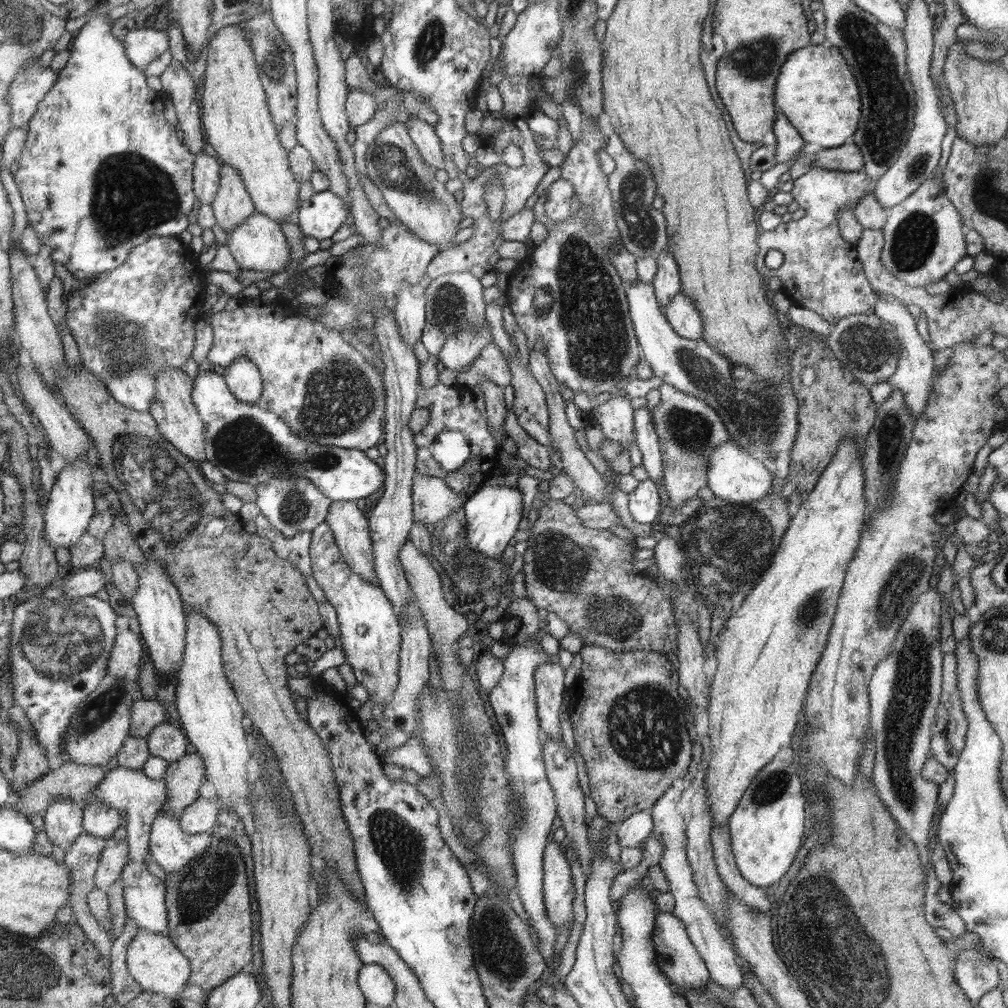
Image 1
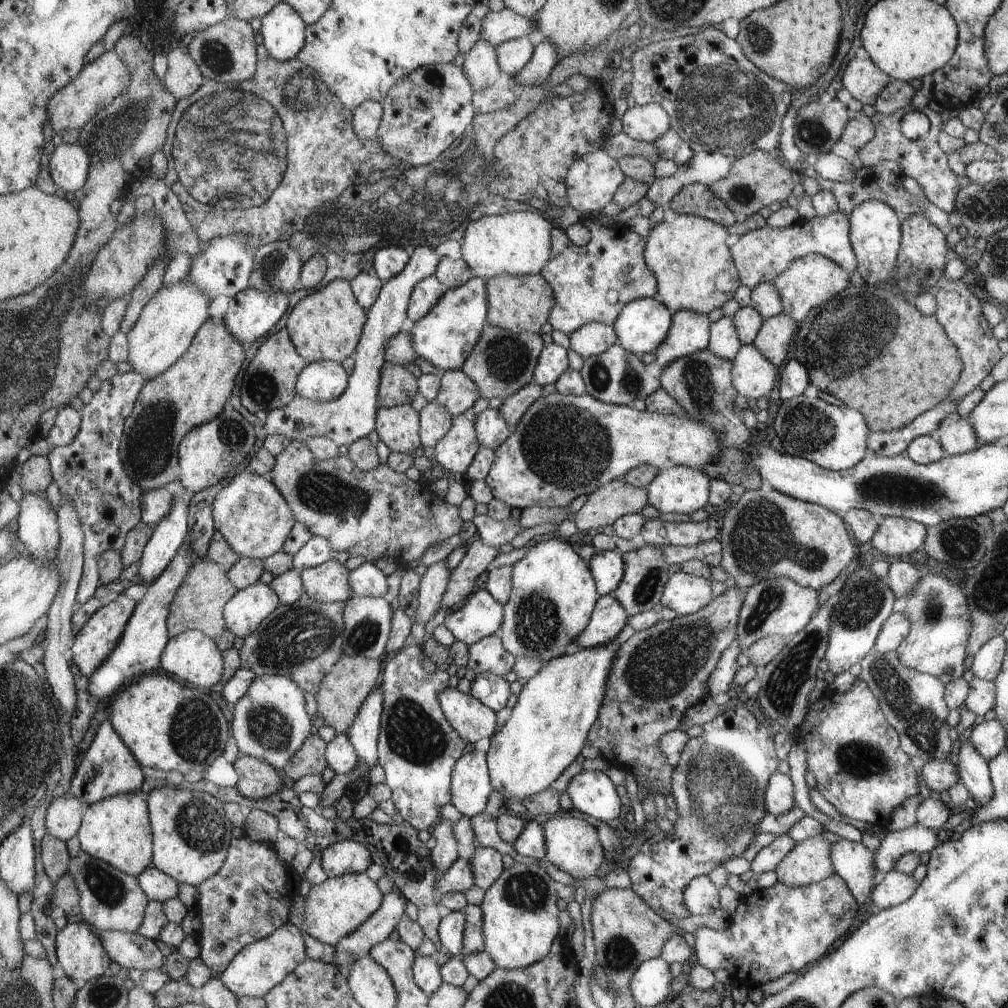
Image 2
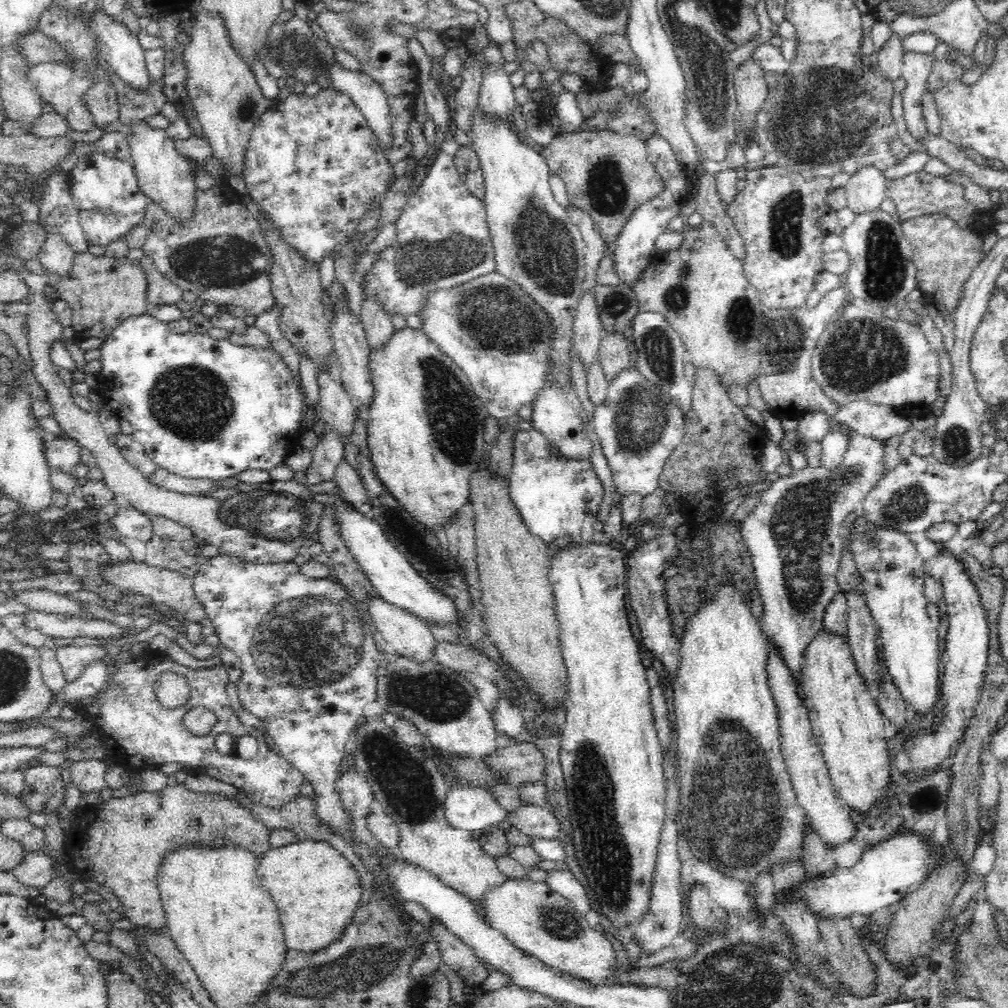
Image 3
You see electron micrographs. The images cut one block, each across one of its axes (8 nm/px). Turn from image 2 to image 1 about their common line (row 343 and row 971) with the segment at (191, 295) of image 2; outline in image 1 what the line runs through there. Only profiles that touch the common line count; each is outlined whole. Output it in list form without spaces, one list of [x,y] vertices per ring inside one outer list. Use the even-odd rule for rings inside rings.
[[[139,929],[138,934],[134,934],[134,940],[128,944],[125,959],[128,972],[143,991],[154,992],[175,1001],[180,998],[192,971],[189,957],[182,953],[173,940],[166,938],[164,934],[154,934],[150,930]]]

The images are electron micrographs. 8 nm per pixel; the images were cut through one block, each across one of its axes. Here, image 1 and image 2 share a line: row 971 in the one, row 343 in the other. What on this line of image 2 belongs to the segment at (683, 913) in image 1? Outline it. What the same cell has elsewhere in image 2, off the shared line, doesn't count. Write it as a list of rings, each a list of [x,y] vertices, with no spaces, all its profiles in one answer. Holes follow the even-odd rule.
[[[724,316],[710,327],[710,348],[708,350],[716,356],[732,360],[742,345],[742,340],[738,338],[736,324],[731,317]]]

